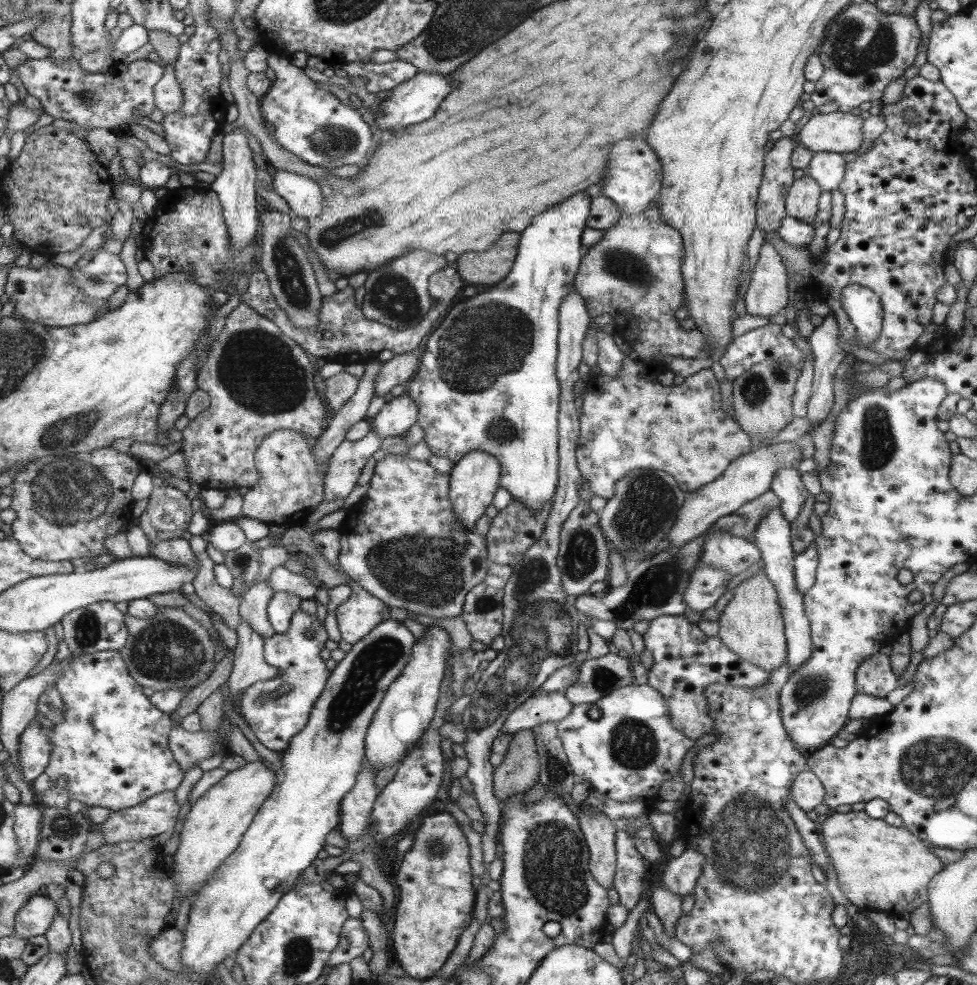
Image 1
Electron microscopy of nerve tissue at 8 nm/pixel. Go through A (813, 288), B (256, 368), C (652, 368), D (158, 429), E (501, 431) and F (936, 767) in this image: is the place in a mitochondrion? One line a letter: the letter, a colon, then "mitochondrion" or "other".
A: other
B: mitochondrion
C: other
D: other
E: mitochondrion
F: mitochondrion

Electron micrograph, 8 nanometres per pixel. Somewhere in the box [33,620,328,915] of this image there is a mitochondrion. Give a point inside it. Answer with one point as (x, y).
(63, 828)

